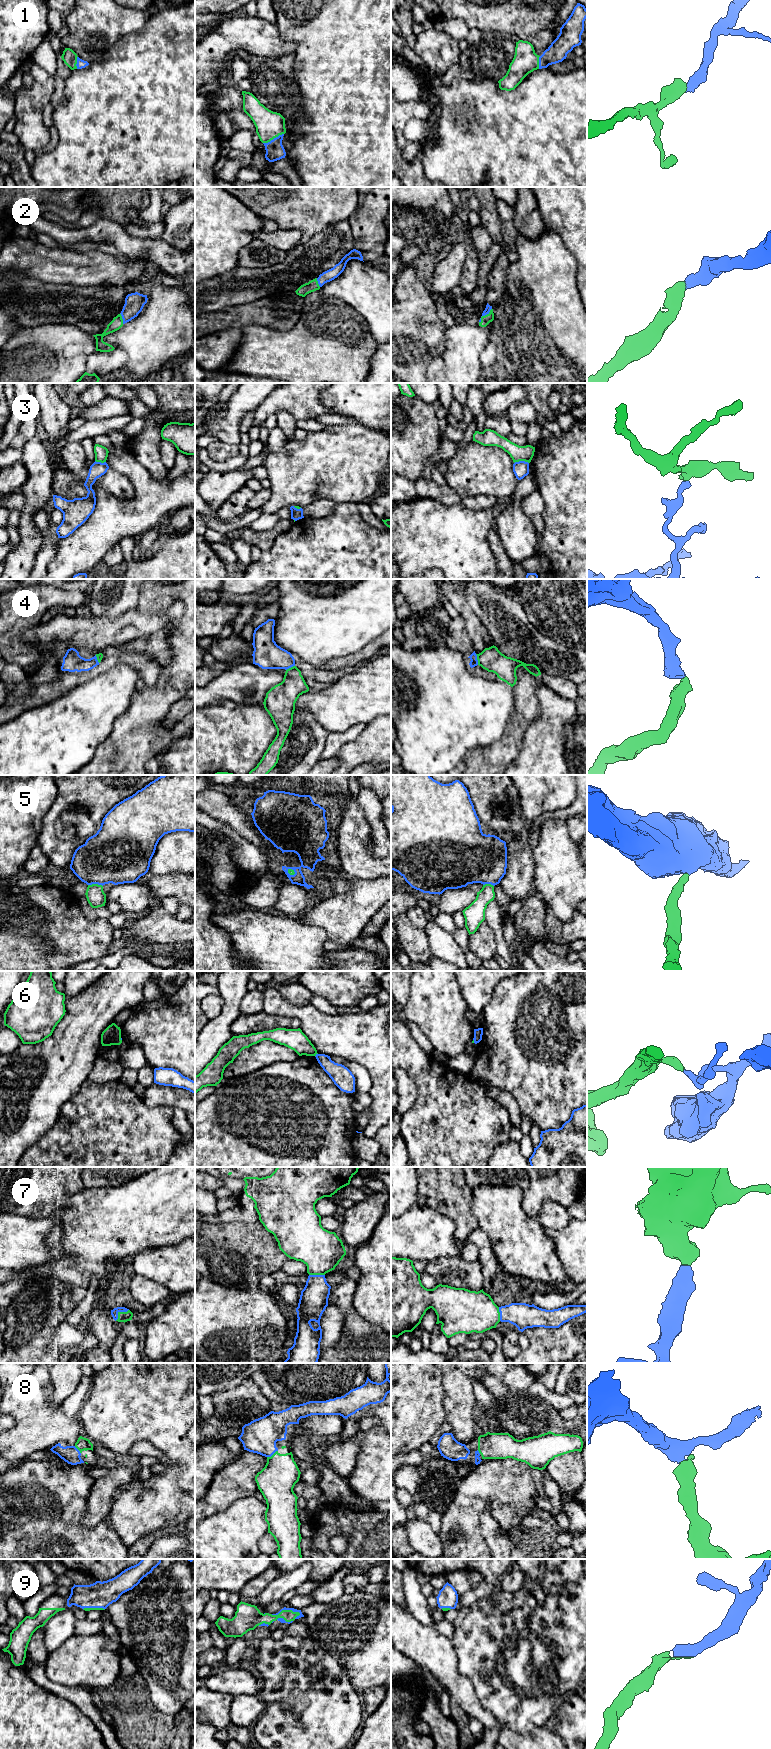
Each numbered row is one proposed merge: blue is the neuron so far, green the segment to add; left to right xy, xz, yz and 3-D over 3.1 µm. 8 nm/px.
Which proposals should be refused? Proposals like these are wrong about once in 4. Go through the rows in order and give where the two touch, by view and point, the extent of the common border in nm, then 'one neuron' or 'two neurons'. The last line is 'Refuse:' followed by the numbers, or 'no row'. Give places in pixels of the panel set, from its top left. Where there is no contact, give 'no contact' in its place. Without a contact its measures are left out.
1: contact xz (274, 138); length 190 nm; one neuron
2: contact yz (484, 315); length 160 nm; one neuron
3: contact yz (521, 461); length 120 nm; two neurons
4: contact yz (476, 659); length 90 nm; one neuron
5: contact xy (95, 883); length 120 nm; one neuron
6: contact xz (316, 1055); length 40 nm; two neurons
7: contact xy (119, 1311); length 140 nm; one neuron
8: contact xz (272, 1454); length 110 nm; one neuron
9: contact xz (285, 1609); length 240 nm; one neuron
Refuse: 3, 6

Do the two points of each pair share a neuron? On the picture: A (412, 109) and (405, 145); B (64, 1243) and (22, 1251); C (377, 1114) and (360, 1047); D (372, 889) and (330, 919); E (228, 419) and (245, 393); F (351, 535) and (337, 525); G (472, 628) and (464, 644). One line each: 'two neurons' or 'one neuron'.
A: one neuron
B: two neurons
C: one neuron
D: one neuron
E: one neuron
F: one neuron
G: two neurons

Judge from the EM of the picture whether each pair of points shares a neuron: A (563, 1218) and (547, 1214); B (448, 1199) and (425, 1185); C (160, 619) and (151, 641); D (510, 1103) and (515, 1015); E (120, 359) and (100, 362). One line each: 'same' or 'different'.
A: same
B: same
C: different
D: different
E: same

